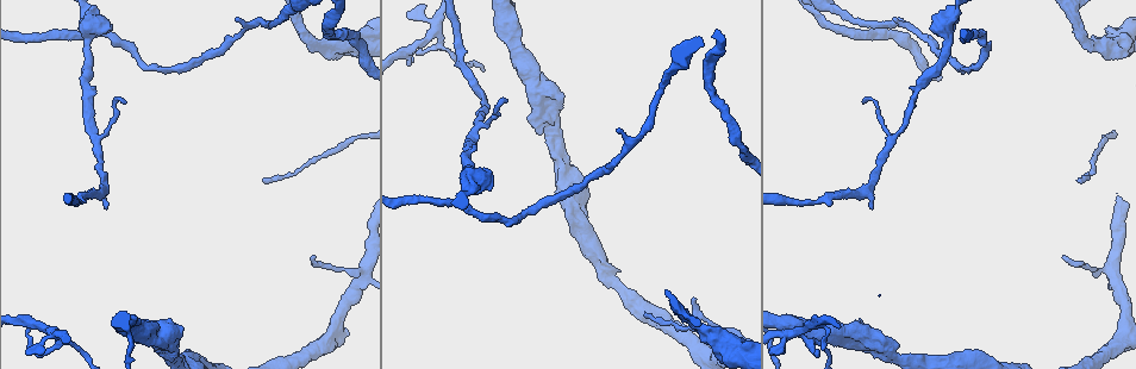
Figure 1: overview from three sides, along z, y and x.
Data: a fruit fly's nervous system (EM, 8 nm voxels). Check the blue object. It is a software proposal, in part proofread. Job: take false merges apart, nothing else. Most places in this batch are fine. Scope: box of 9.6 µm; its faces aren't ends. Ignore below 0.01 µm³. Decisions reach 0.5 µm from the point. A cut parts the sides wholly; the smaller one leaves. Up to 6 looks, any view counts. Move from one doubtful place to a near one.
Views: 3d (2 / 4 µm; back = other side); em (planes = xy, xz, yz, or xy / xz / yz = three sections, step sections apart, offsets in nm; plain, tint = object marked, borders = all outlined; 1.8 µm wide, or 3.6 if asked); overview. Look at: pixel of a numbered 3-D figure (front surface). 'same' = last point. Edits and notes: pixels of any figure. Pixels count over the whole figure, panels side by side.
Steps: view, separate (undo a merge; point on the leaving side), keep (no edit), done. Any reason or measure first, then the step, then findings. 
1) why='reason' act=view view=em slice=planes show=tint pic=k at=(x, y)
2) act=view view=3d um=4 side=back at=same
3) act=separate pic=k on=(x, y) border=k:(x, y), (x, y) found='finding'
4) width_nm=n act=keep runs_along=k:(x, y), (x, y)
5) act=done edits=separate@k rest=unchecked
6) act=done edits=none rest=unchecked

why='four or more arms meet' act=view view=em slice=planes show=tint pic=1 at=(791, 332)

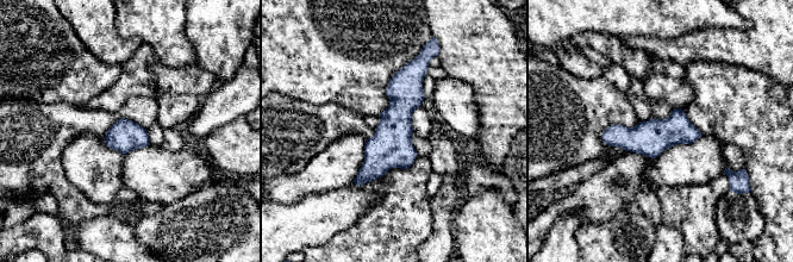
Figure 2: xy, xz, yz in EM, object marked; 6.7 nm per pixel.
width_nm=220 act=keep runs_along=2:(419, 63), (392, 143), (358, 182) found='one cell here'

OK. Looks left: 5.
why='calibre changes' act=view view=em um=3.6 slice=planes show=borders pic=1 at=(944, 44)

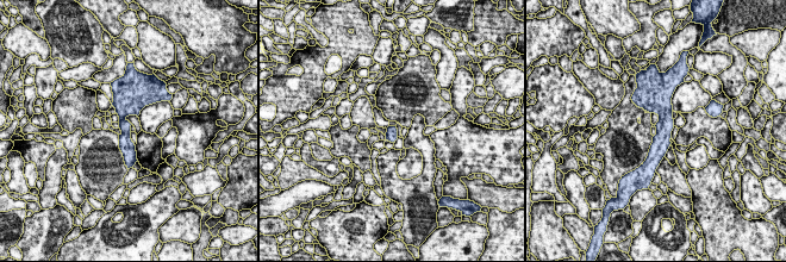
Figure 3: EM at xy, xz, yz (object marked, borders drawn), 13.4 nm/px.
act=keep runs_along=3:(124, 94), (125, 144), (131, 162) found='all the same cell'

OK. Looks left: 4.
why='sharp bend' act=view view=3d um=4 pic=1 at=(676, 308)

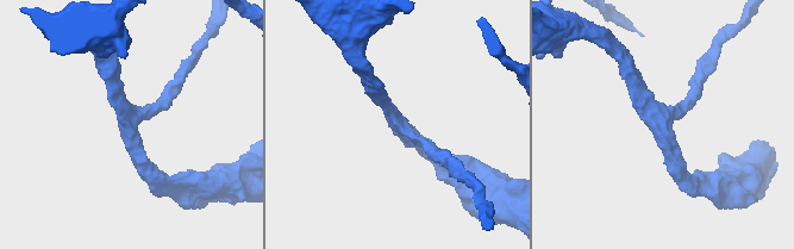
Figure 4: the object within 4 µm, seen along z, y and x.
why='now the EM' act=view view=em slice=planes show=tint pic=4 at=(665, 133)

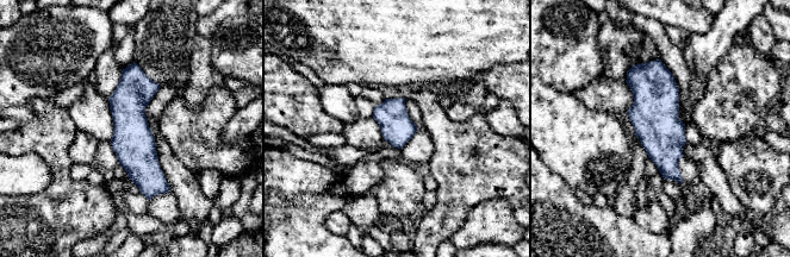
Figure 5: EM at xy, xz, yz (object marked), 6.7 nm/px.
act=keep runs_along=5:(134, 66), (134, 144), (165, 189) found='continuous, no second cell'

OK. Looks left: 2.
act=done edits=none rest=unchecked

